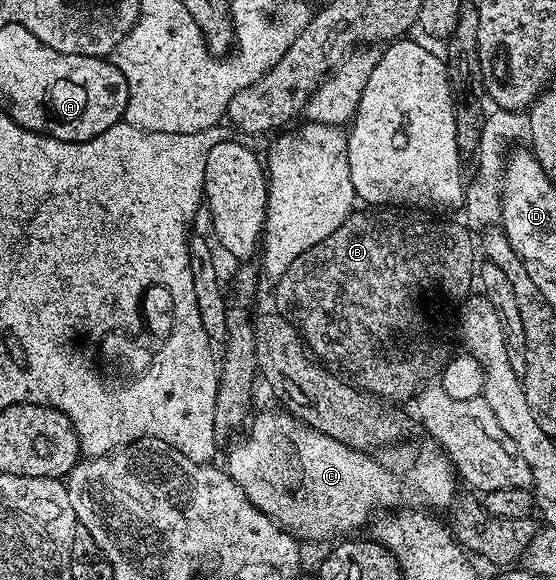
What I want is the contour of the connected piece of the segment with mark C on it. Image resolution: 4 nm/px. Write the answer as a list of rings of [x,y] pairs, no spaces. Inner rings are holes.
[[[280,411],[281,413],[261,413],[258,412],[252,418],[251,424],[248,426],[245,438],[238,445],[233,445],[229,449],[229,458],[223,462],[224,468],[227,470],[229,478],[241,488],[247,495],[247,499],[251,499],[251,503],[259,511],[270,514],[278,525],[289,530],[294,537],[305,541],[321,541],[324,537],[333,537],[336,533],[345,533],[341,535],[353,535],[356,529],[361,529],[370,524],[371,518],[378,512],[376,511],[380,505],[393,505],[389,507],[397,507],[402,503],[412,503],[417,507],[424,507],[429,511],[437,511],[433,509],[448,510],[452,506],[455,498],[458,496],[457,485],[459,486],[459,478],[454,470],[452,461],[449,460],[444,449],[432,440],[425,439],[425,442],[418,447],[413,453],[413,458],[410,459],[409,465],[405,465],[402,469],[392,469],[385,461],[380,461],[380,456],[374,455],[372,452],[363,449],[352,449],[349,445],[343,444],[339,439],[331,439],[331,435],[321,433],[317,429],[311,428],[304,421],[298,421],[290,412]]]

